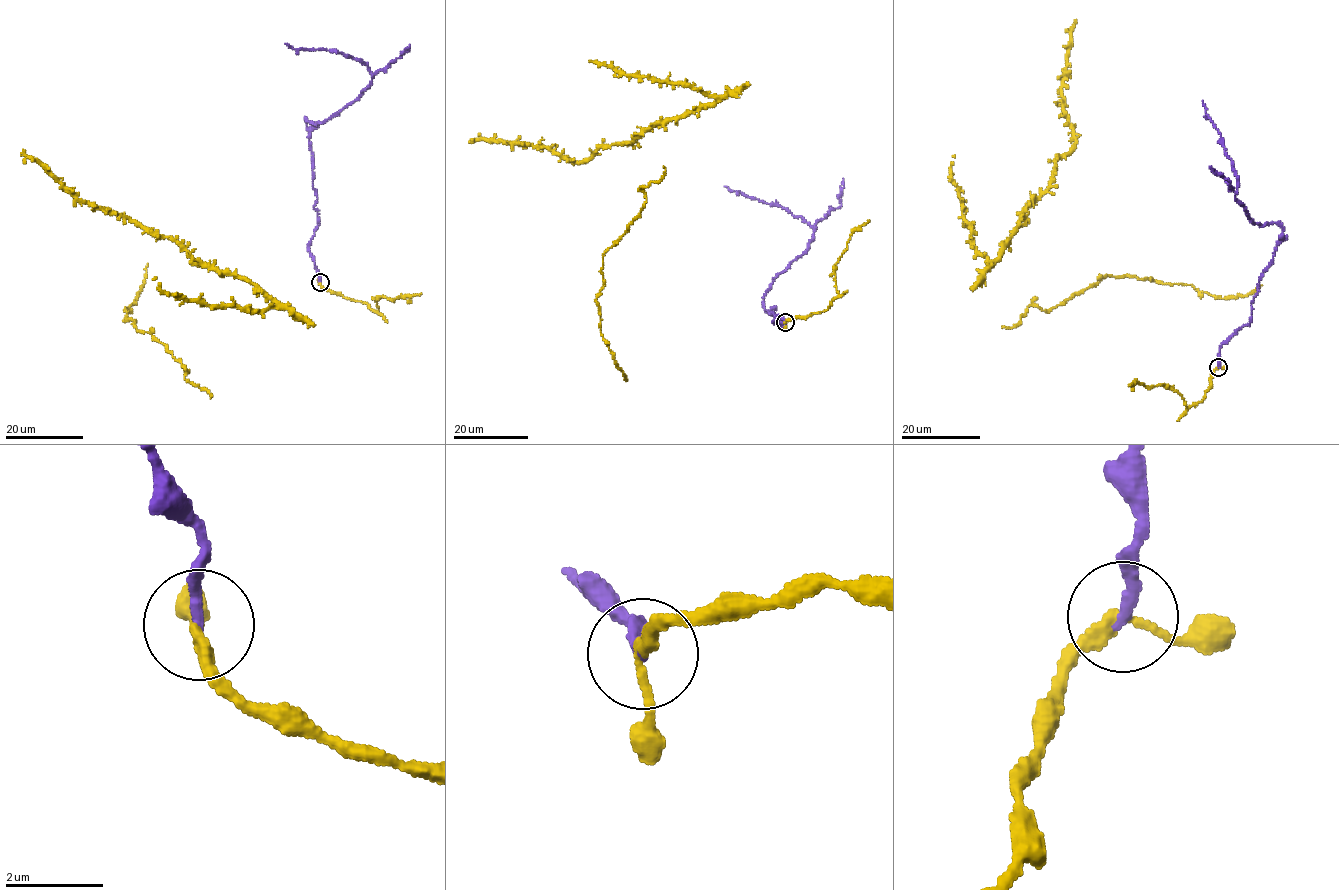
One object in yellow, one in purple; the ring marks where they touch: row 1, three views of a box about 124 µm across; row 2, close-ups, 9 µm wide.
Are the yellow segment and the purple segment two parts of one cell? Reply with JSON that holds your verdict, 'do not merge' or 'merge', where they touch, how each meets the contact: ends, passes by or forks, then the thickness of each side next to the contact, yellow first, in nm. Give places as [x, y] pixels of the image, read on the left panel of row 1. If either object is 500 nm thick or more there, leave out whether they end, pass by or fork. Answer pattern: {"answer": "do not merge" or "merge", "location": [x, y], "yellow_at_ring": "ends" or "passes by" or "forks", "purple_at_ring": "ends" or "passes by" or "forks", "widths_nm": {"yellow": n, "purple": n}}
{"answer": "merge", "location": [320, 282], "yellow_at_ring": "passes by", "purple_at_ring": "ends", "widths_nm": {"yellow": 240, "purple": 240}}

